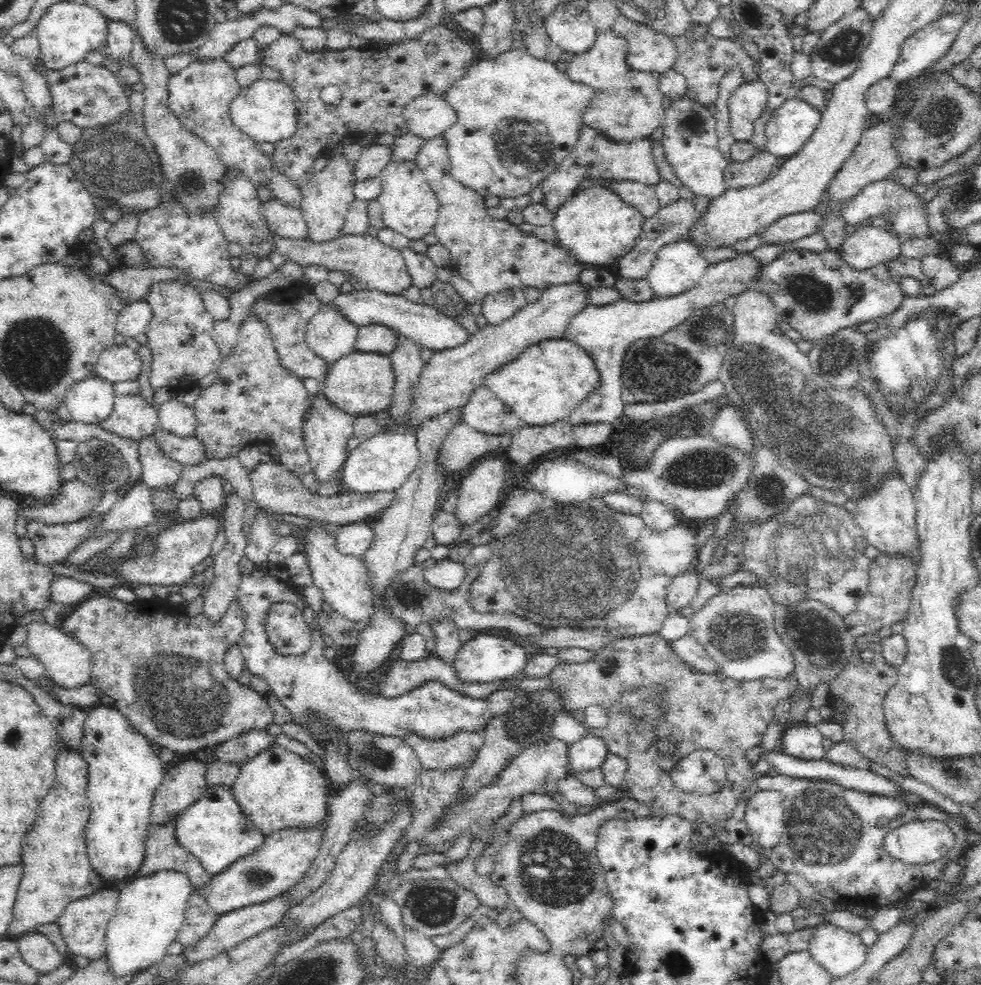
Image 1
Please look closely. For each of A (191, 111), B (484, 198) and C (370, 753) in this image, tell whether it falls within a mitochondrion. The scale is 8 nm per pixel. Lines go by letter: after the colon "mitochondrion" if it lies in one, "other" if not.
A: mitochondrion
B: other
C: mitochondrion

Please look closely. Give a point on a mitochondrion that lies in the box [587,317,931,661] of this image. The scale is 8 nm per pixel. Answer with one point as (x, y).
(813, 429)

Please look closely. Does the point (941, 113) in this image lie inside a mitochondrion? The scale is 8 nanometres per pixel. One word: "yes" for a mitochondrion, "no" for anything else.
yes

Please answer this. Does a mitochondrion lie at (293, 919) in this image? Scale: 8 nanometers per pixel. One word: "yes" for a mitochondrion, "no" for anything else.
no

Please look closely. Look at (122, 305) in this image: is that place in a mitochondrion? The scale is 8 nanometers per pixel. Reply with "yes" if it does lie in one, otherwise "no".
no

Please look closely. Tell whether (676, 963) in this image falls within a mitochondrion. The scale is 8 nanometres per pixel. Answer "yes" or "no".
yes

